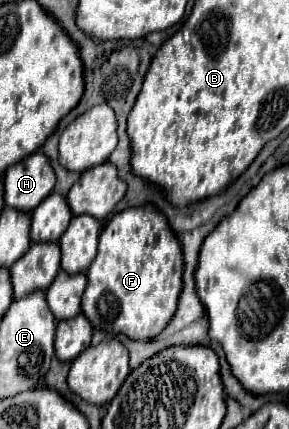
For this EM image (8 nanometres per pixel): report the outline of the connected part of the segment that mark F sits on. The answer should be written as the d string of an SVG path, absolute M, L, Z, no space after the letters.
M152 205L128 207L116 213L104 227L98 243L98 255L88 269L88 289L84 291L82 313L88 321L106 333L124 333L130 339L148 341L162 333L178 309L178 297L182 293L182 251L176 233L170 229L166 217Z

